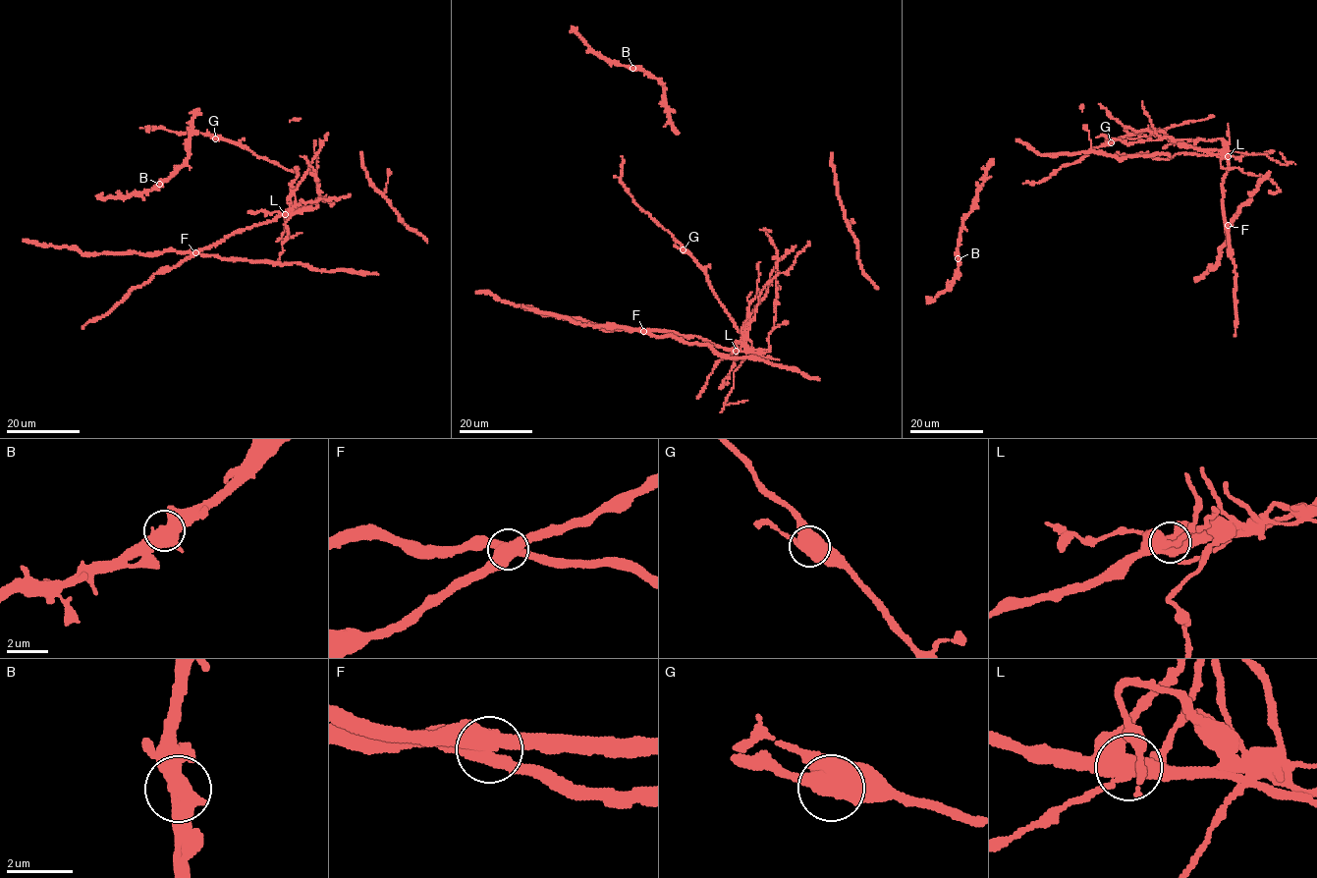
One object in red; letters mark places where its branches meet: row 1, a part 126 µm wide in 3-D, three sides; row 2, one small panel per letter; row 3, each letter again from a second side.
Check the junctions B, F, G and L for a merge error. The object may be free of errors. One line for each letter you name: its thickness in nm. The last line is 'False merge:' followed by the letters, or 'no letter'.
L: 500 nm thick
False merge: L

